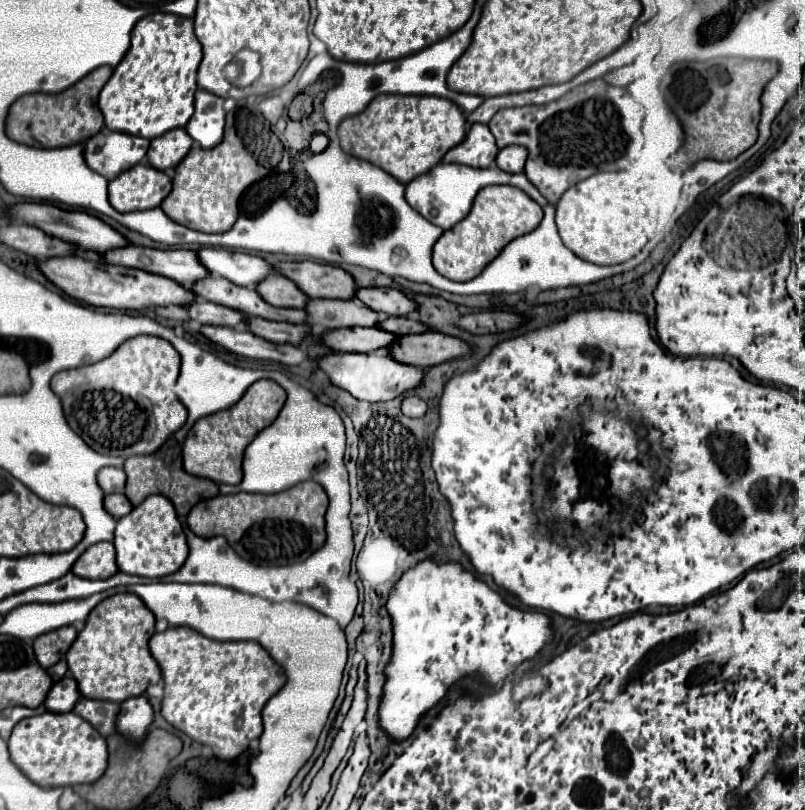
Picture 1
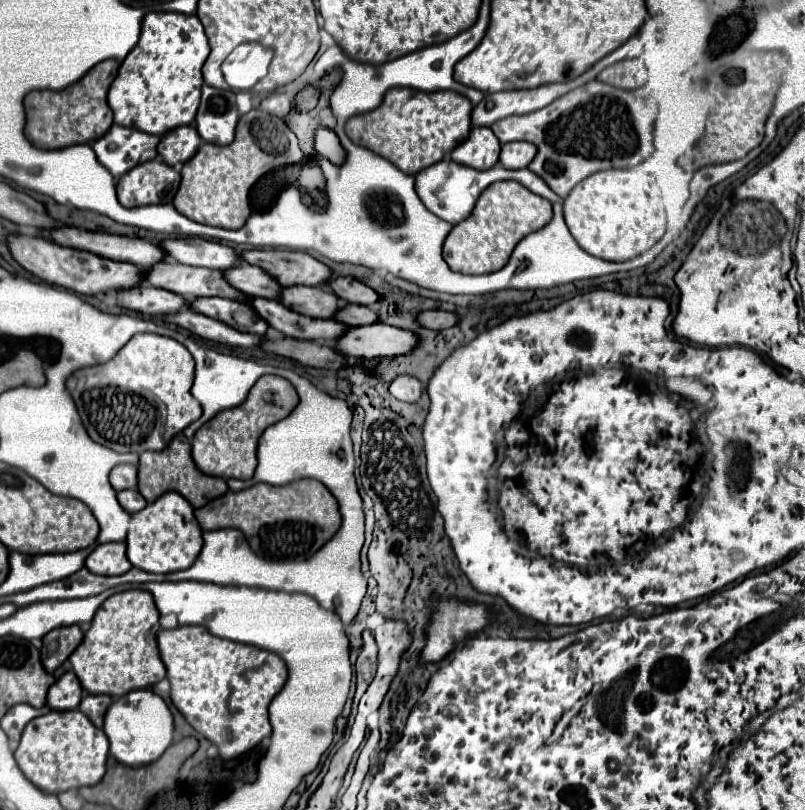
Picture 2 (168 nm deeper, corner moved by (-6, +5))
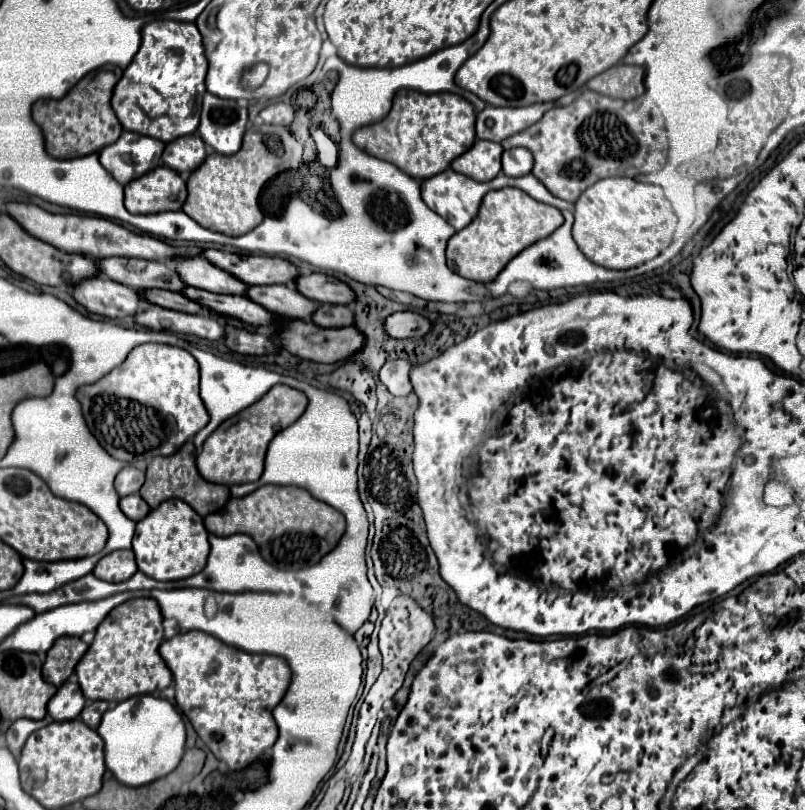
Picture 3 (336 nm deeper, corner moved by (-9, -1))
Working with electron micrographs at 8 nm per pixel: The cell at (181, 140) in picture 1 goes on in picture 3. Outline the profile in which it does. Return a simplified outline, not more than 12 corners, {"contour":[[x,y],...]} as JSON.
{"contour":[[198,134],[166,144],[162,160],[176,172],[192,172],[208,150]]}

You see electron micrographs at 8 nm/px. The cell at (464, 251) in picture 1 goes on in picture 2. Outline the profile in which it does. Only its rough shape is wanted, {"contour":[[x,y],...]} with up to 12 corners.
{"contour":[[495,182],[453,226],[443,258],[461,274],[501,270],[551,204]]}

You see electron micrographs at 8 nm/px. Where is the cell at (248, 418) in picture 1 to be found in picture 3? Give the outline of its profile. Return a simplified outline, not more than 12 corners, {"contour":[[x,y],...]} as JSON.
{"contour":[[278,384],[222,422],[198,454],[214,484],[256,482],[270,440],[306,410]]}

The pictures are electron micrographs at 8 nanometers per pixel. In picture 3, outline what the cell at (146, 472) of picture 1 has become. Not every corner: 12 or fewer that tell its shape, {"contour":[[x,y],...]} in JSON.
{"contour":[[188,440],[156,456],[140,496],[150,508],[188,502],[198,514],[222,510],[228,486],[206,482]]}

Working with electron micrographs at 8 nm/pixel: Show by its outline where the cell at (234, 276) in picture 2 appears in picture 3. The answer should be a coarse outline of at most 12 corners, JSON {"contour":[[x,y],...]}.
{"contour":[[180,258],[176,274],[192,288],[242,294],[248,288],[204,258]]}

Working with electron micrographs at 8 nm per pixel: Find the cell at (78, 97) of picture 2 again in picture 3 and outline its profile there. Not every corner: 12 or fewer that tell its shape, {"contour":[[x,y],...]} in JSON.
{"contour":[[120,68],[86,74],[32,116],[50,156],[88,156],[116,142],[110,106]]}

